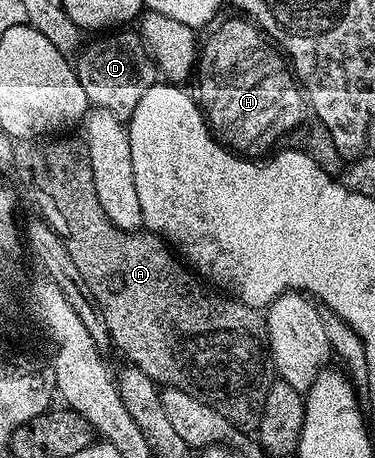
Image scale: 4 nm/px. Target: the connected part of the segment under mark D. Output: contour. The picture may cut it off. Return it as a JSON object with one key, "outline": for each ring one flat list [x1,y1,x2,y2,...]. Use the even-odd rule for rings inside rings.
{"outline":[[120,29,115,33,104,33,88,48,75,56,76,76,86,89,86,97,92,107,110,109,114,117,125,121,132,118,134,109,138,109,138,101,142,101,142,93,150,89,158,81,158,68,152,54,144,46,143,39,132,29]]}

